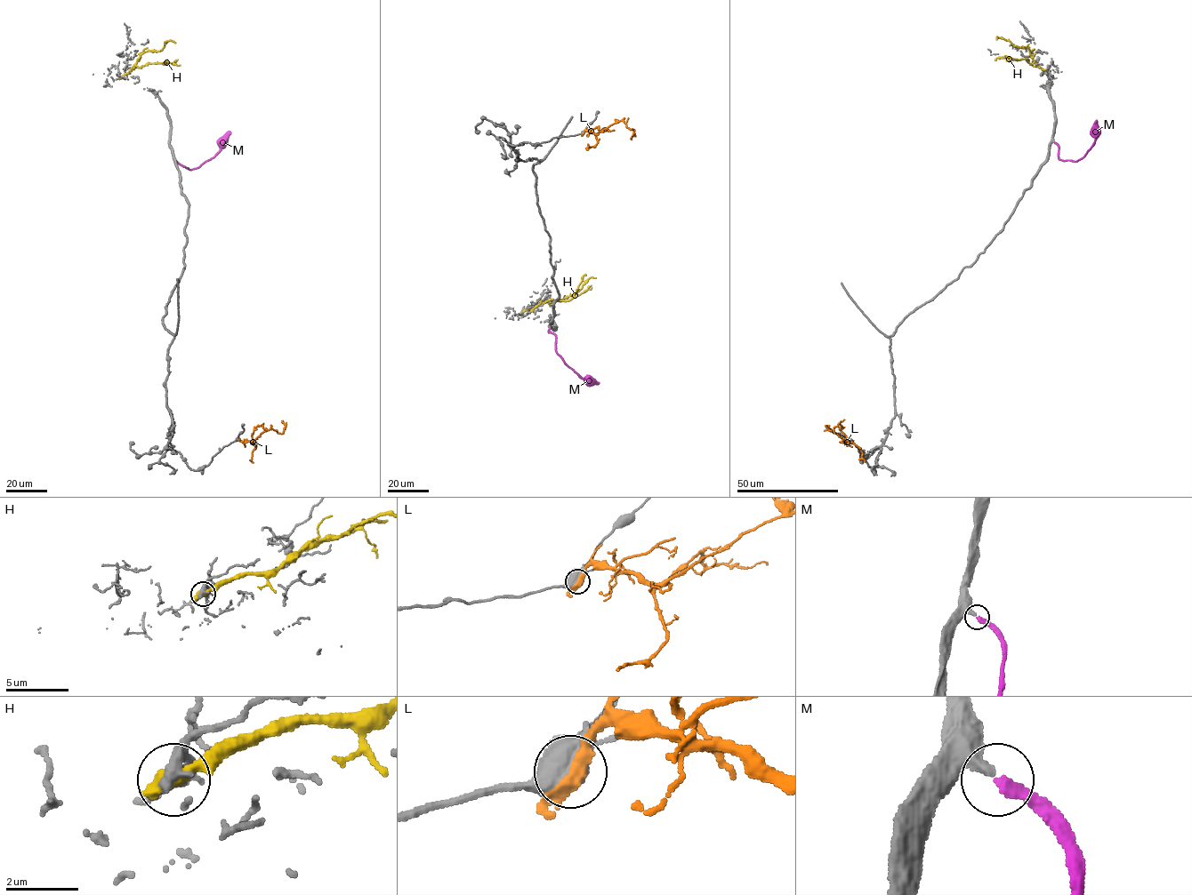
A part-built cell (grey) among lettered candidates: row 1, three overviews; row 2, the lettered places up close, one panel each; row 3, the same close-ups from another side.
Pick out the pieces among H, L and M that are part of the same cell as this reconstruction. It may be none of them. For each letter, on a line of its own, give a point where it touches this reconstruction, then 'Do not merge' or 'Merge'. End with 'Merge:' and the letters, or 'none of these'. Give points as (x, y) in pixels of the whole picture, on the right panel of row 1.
H: Touches grey at (1049, 75). Do not merge
L: Touches grey at (850, 441). Do not merge
M: Touches grey at (1054, 142). Merge
Merge: M

